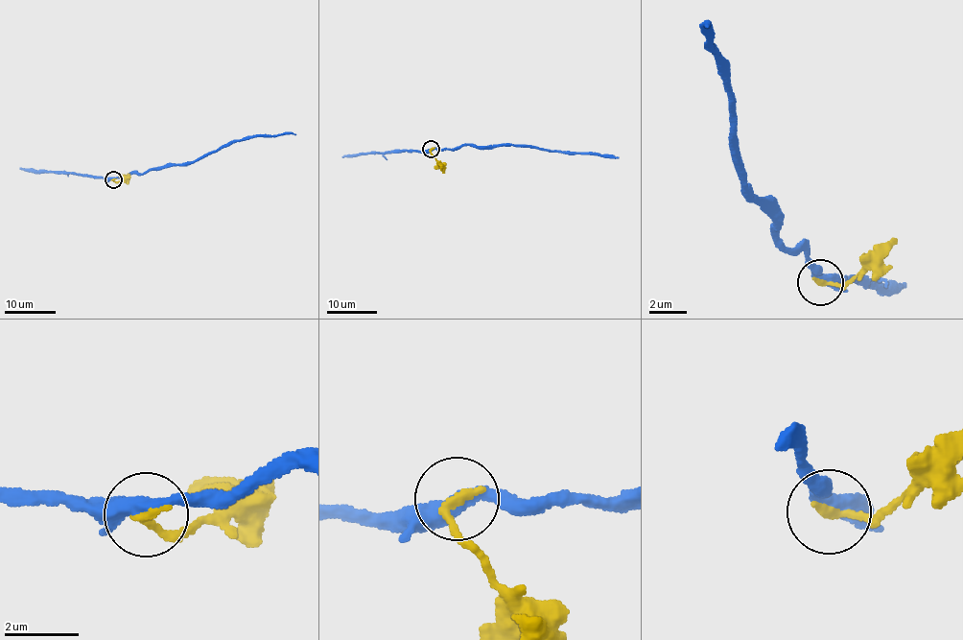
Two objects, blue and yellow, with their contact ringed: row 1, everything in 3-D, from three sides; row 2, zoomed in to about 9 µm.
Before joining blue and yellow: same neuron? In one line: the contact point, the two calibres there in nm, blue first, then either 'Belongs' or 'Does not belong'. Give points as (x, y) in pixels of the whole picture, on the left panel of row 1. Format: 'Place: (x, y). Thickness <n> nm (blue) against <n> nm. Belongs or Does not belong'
Place: (113, 179). Thickness 380 nm (blue) against 240 nm. Does not belong

